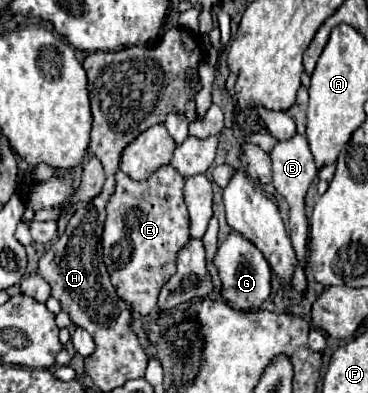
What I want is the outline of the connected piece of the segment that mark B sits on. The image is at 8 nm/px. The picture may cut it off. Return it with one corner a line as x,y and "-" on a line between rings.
296,134
294,138
290,138
286,142
276,144
272,148
270,156
272,156
272,182
274,182
276,192
280,192
290,204
290,230
292,230
290,238
292,238
292,246
296,250
298,262
304,268
306,266
306,236
308,236
308,220
304,214
304,196
306,196
306,190
312,184
314,176
318,174
318,168
310,154
308,140
300,134

